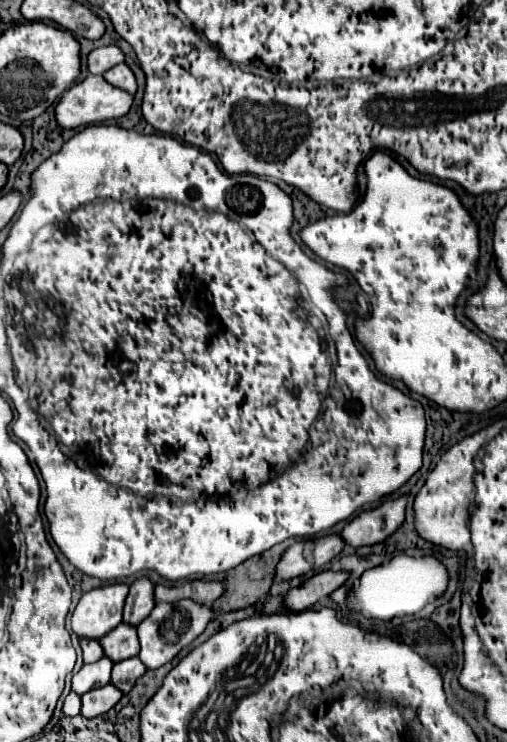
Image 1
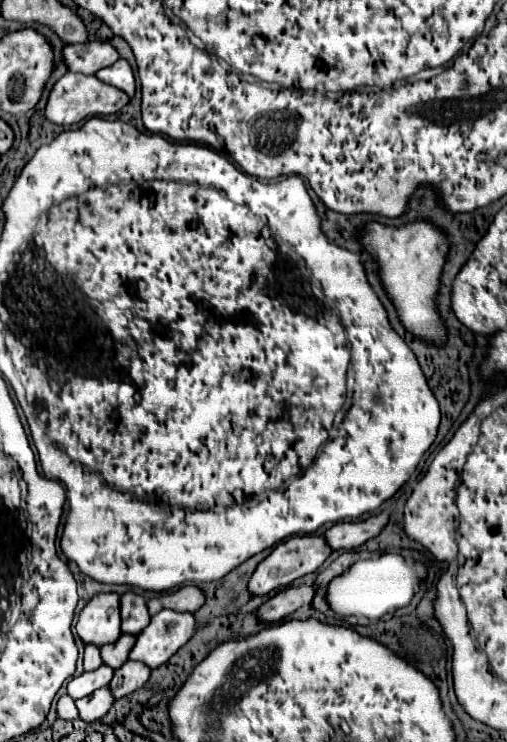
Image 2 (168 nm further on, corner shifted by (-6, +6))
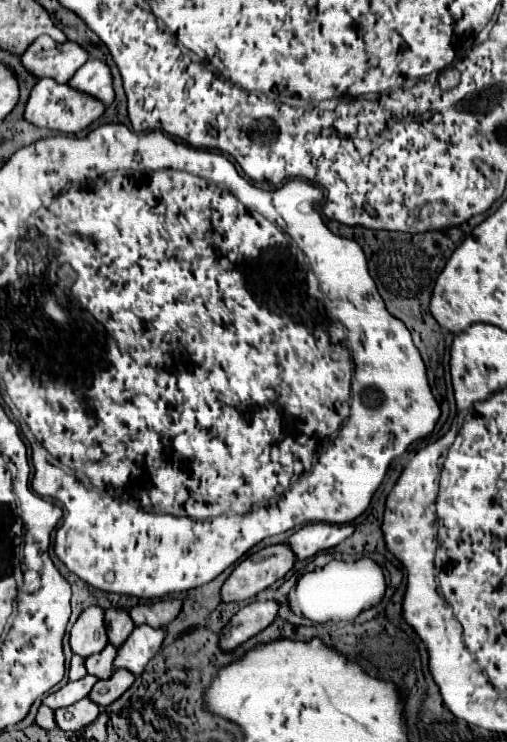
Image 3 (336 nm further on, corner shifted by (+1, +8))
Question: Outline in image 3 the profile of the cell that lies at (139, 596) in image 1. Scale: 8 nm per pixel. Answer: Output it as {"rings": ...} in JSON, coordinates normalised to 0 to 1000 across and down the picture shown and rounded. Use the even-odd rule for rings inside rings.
{"rings":[[[213,819],[209,822],[209,844],[213,844],[213,865],[225,871],[241,871],[241,865],[264,849],[264,838],[249,819]]]}

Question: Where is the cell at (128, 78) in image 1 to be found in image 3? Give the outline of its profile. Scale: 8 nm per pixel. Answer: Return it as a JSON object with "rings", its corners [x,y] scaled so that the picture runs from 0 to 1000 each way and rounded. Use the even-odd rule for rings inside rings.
{"rings":[[[185,78],[174,81],[134,111],[138,116],[146,116],[150,121],[174,124],[189,132],[197,132],[209,143],[217,143],[225,137],[225,119],[221,119],[221,100],[209,84]]]}

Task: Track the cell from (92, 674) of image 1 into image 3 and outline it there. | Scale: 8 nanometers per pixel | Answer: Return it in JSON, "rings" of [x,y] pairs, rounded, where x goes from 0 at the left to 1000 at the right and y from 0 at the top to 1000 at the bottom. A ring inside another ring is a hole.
{"rings":[[[170,908],[170,911],[158,914],[154,919],[134,919],[134,922],[126,922],[122,927],[114,927],[110,933],[95,935],[95,938],[87,941],[87,949],[99,951],[99,954],[107,954],[107,957],[114,957],[114,954],[122,954],[122,951],[138,951],[138,949],[170,941],[189,919],[193,919],[193,914]]]}

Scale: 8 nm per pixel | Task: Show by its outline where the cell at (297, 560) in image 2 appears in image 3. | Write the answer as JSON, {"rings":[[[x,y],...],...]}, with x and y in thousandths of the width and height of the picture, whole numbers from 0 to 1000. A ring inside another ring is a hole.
{"rings":[[[568,733],[525,736],[477,755],[438,790],[442,811],[501,806],[509,798],[556,782],[584,760],[580,741]]]}

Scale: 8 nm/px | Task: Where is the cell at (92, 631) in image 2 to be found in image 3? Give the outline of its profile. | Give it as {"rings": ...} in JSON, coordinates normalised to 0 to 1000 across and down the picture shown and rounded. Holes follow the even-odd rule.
{"rings":[[[197,817],[170,819],[138,849],[138,871],[146,881],[162,881],[166,887],[189,881],[213,868],[205,822]]]}

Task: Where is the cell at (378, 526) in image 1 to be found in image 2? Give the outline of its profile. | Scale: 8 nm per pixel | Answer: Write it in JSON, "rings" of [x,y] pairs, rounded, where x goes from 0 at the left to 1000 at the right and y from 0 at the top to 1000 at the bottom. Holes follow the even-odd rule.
{"rings":[[[751,690],[712,704],[673,704],[641,714],[637,725],[657,741],[696,741],[740,725],[767,701],[767,690]]]}

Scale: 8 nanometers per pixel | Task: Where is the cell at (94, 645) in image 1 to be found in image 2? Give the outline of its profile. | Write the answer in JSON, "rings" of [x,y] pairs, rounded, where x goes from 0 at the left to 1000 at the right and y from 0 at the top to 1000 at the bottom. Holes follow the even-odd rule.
{"rings":[[[172,868],[172,871],[168,871],[168,884],[164,884],[164,903],[168,903],[168,906],[191,903],[199,895],[203,895],[203,889],[199,889],[195,873],[183,871],[183,868]]]}

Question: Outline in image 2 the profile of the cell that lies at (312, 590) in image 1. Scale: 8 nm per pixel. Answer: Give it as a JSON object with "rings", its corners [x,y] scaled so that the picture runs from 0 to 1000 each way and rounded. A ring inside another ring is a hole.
{"rings":[[[590,790],[590,792],[558,792],[550,795],[542,803],[535,803],[523,814],[515,814],[503,825],[511,838],[531,838],[531,841],[546,841],[558,833],[566,833],[570,827],[578,827],[582,822],[590,822],[594,817],[609,814],[617,809],[621,792],[609,790]]]}

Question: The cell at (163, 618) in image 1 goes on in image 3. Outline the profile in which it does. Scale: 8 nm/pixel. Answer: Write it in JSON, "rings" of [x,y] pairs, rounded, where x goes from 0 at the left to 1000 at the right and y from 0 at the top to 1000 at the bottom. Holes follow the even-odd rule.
{"rings":[[[288,841],[268,844],[252,863],[233,873],[225,900],[249,900],[268,911],[280,908],[296,887],[304,887],[304,881],[316,879],[323,860],[327,860],[323,846],[300,846]]]}

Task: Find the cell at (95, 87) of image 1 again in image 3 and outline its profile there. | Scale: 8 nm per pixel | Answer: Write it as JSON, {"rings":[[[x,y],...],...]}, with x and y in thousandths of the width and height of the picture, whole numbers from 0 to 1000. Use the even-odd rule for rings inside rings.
{"rings":[[[83,105],[63,119],[47,159],[79,173],[118,175],[126,181],[150,181],[150,178],[162,178],[178,164],[197,159],[205,154],[205,148],[209,148],[209,143],[201,143],[201,137],[193,137],[193,132],[178,132],[174,127],[162,127],[158,121],[138,119],[138,113],[114,113],[99,105]]]}

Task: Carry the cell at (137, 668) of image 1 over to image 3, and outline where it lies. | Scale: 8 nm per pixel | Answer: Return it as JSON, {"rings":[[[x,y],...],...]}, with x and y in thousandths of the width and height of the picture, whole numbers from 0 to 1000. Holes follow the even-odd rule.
{"rings":[[[225,903],[225,908],[213,916],[193,916],[181,927],[181,933],[174,935],[189,949],[197,951],[213,951],[221,949],[229,941],[237,941],[264,919],[264,908],[256,908],[252,903]]]}

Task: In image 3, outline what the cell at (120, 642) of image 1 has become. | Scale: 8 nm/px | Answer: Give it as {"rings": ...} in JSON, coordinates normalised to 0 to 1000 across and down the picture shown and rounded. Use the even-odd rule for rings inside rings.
{"rings":[[[213,868],[201,879],[181,881],[178,887],[170,887],[170,903],[174,903],[174,908],[193,911],[197,916],[217,914],[217,911],[221,911],[221,903],[225,903],[221,892],[225,892],[225,887],[229,887],[229,879],[233,879],[233,873]]]}

